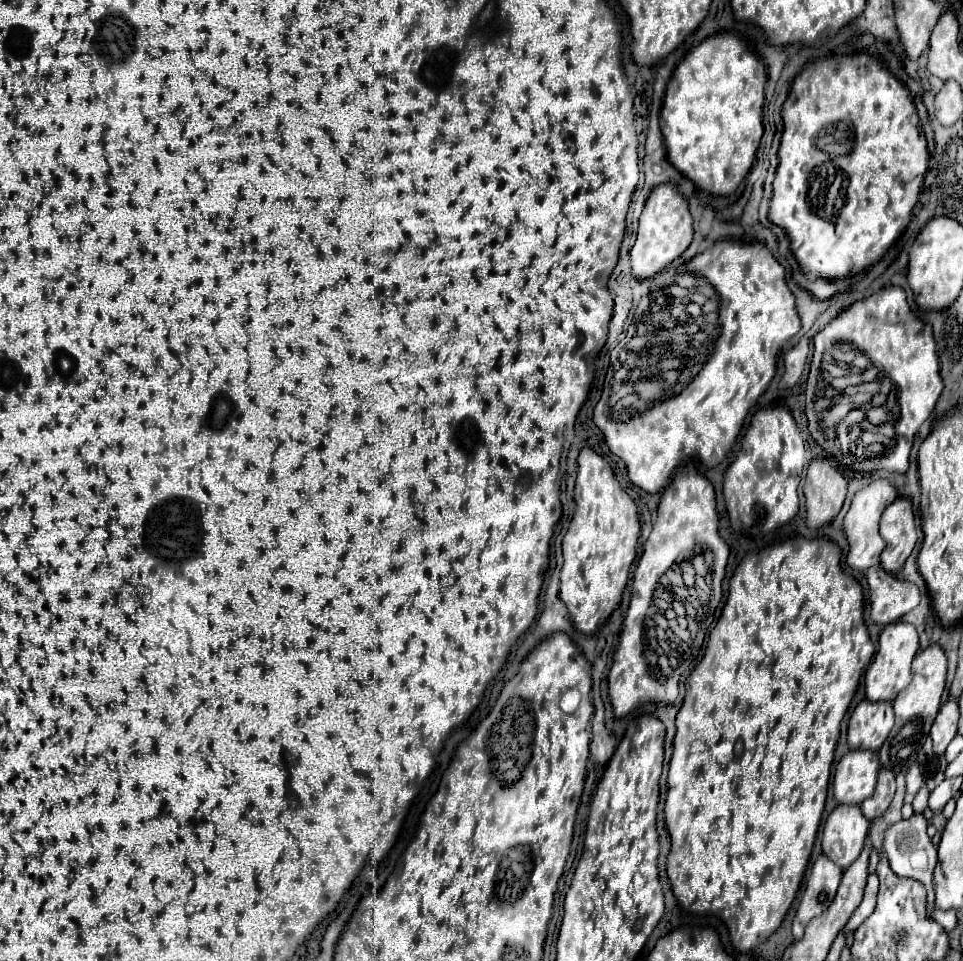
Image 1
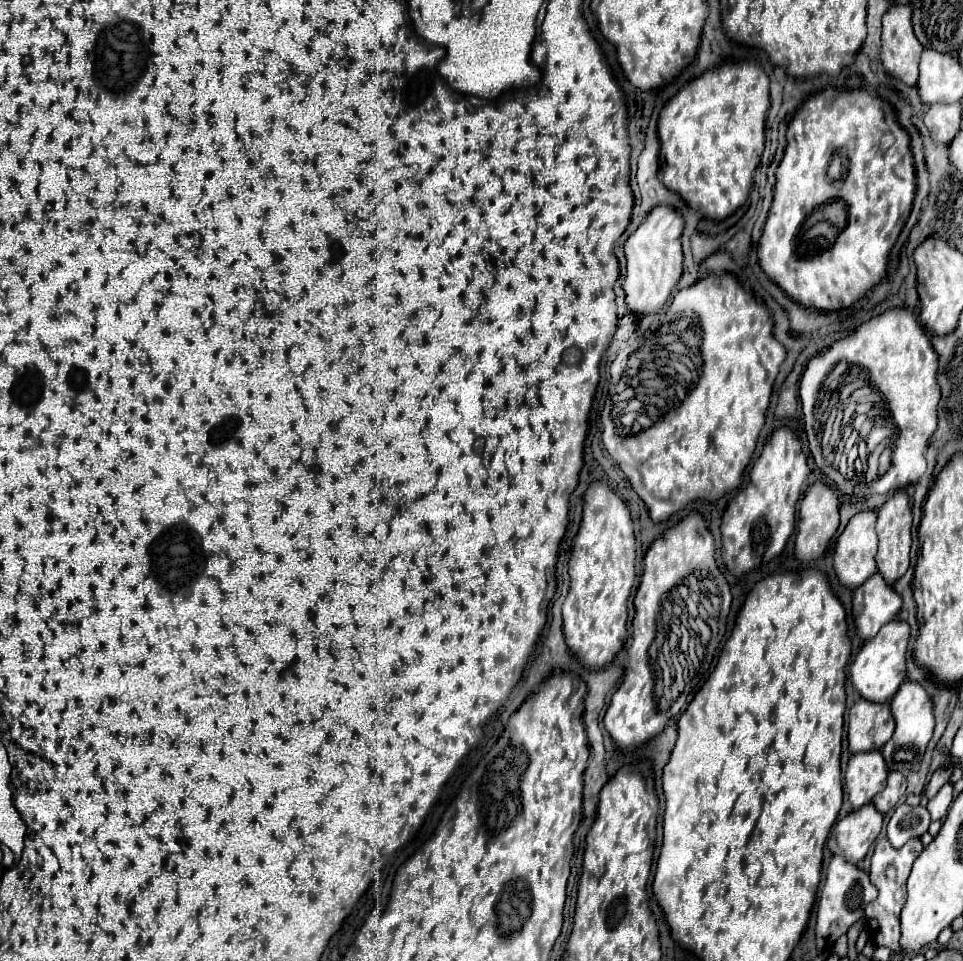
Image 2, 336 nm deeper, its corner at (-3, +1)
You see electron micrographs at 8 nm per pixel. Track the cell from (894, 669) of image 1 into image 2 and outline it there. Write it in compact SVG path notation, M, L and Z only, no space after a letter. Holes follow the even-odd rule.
M894 620L878 632L872 640L868 640L862 650L858 652L852 668L850 680L858 694L870 702L888 702L892 700L894 692L898 692L900 684L906 680L906 650L910 640L910 626L902 620Z

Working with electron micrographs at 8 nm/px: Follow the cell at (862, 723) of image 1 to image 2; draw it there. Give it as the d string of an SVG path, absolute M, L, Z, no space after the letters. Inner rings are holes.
M858 700L848 712L848 748L850 752L880 750L894 732L890 704Z

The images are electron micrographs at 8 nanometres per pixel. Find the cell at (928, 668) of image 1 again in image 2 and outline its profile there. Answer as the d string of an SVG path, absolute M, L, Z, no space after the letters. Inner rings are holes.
M906 680L906 682L902 682L896 696L892 698L890 708L892 708L894 720L896 720L896 730L894 730L892 738L886 742L886 746L882 748L882 754L884 754L888 770L908 774L922 762L924 750L926 750L926 746L932 738L932 732L934 732L934 704L932 704L932 698L928 696L928 692L922 688L922 684Z

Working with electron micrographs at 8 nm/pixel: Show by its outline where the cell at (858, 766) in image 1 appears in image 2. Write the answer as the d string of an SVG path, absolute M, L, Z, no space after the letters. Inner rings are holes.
M880 750L858 752L848 760L844 786L848 790L848 800L854 808L868 804L886 786L888 768L884 764Z

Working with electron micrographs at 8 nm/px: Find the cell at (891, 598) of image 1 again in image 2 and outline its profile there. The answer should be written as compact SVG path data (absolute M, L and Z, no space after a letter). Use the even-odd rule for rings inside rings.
M876 572L854 590L852 606L856 614L856 628L860 636L868 640L874 638L884 624L896 618L902 608L902 596Z

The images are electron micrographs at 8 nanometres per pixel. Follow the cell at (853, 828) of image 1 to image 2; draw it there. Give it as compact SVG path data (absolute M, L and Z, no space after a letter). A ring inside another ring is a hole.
M866 804L860 810L844 816L832 828L828 838L828 850L832 854L844 856L844 860L852 864L858 864L878 838L882 824L884 816L874 808L874 804Z

